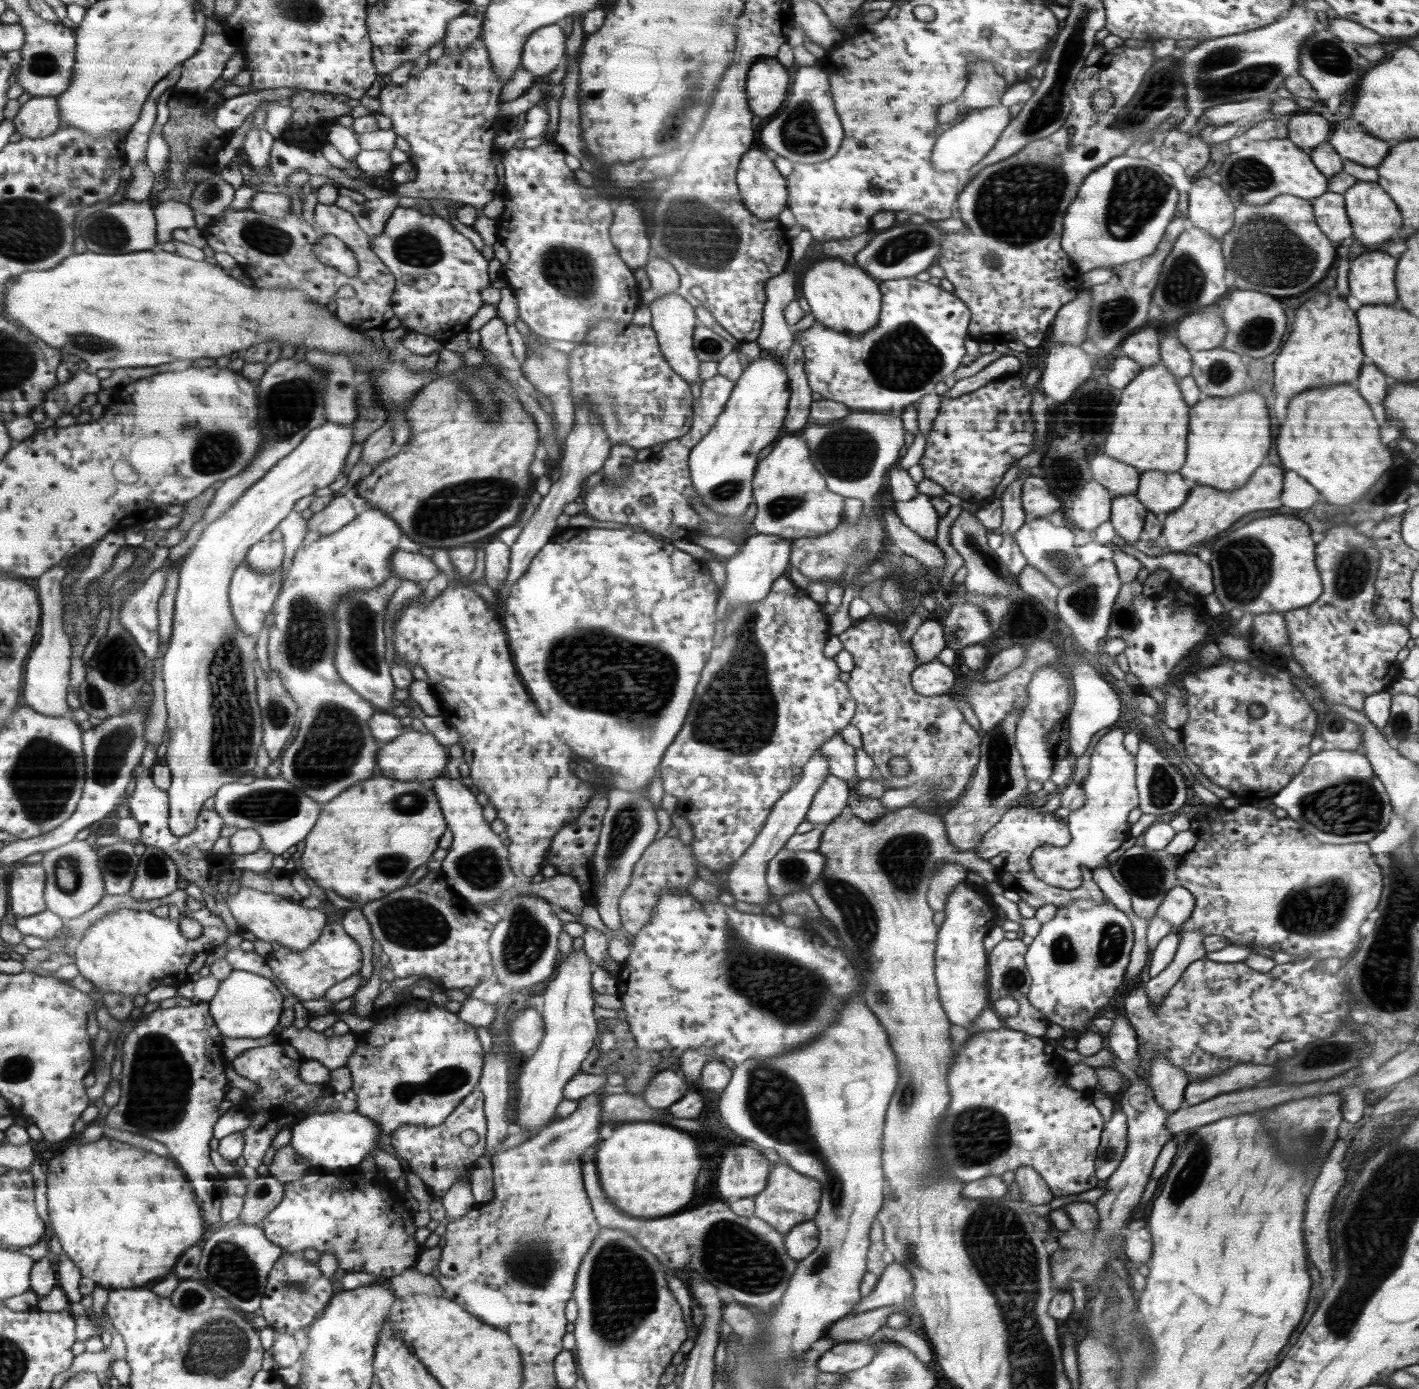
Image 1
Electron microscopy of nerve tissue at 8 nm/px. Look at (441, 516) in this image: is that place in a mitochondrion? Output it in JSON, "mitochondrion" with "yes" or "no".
{"mitochondrion":"yes"}

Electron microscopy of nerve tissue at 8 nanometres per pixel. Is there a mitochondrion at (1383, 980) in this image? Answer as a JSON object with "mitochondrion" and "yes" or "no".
{"mitochondrion":"yes"}

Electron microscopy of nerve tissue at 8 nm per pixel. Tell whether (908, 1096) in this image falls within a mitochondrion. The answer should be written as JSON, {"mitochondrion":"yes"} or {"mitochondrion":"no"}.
{"mitochondrion":"yes"}

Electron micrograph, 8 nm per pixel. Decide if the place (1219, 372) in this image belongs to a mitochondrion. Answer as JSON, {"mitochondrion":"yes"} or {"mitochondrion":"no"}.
{"mitochondrion":"yes"}

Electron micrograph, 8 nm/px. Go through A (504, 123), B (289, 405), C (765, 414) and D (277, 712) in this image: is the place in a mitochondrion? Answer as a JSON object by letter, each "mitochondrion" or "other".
{"A":"other","B":"mitochondrion","C":"other","D":"mitochondrion"}

